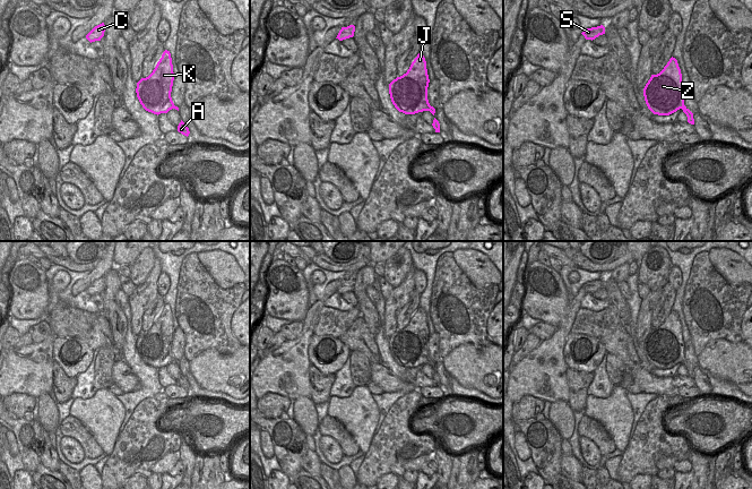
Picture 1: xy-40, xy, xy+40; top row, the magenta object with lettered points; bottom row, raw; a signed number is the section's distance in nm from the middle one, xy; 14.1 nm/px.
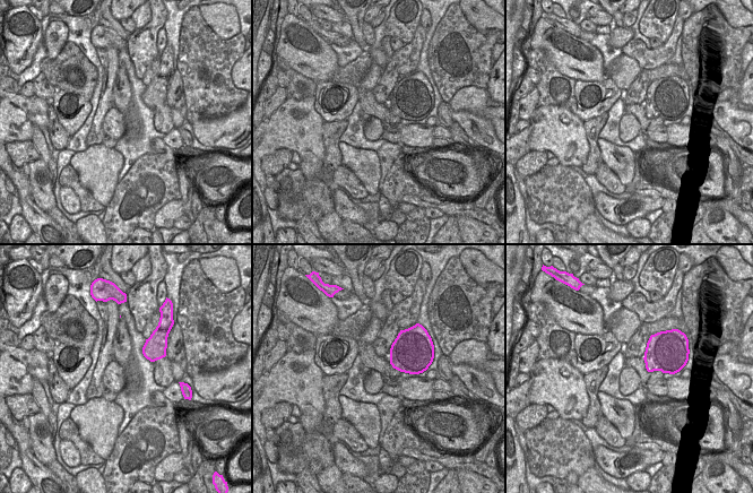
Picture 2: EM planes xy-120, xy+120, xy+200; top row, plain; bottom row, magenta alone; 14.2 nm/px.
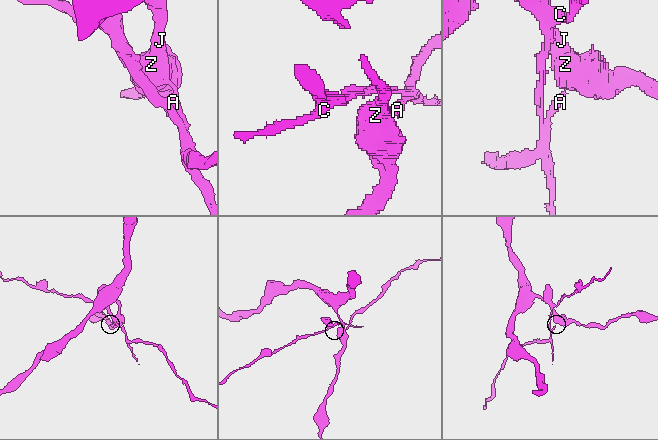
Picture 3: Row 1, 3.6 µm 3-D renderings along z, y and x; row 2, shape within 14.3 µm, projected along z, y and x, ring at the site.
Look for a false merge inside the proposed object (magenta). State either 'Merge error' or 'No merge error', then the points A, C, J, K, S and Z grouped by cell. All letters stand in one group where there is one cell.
Merge error. Groups: A C S / J K Z

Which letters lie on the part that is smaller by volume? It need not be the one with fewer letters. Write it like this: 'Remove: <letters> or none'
Remove: A, C, S

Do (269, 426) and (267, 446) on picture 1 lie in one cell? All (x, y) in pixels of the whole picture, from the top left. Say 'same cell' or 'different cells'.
different cells

